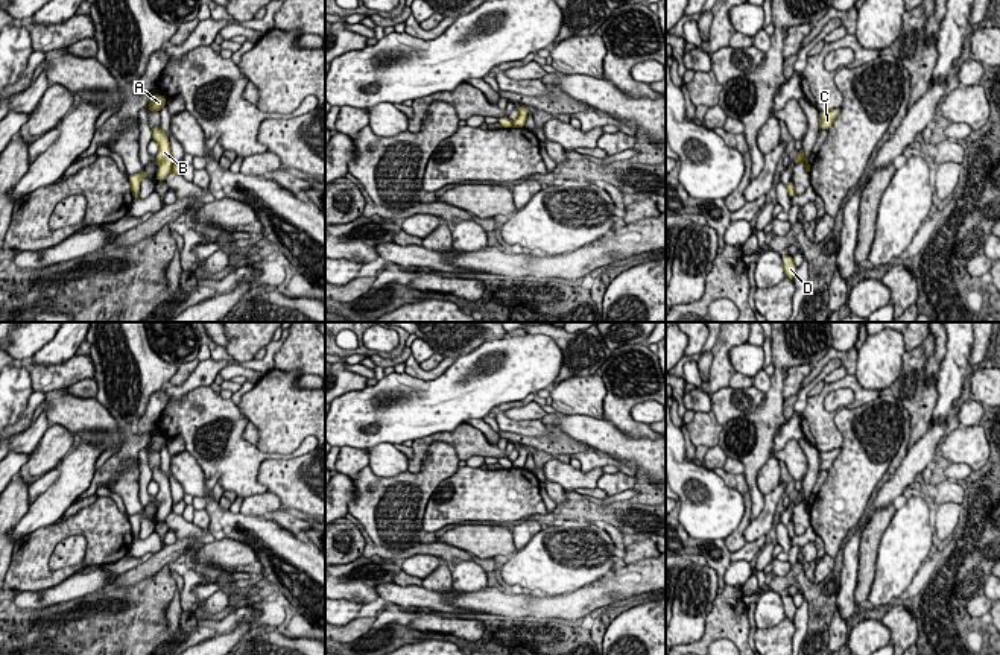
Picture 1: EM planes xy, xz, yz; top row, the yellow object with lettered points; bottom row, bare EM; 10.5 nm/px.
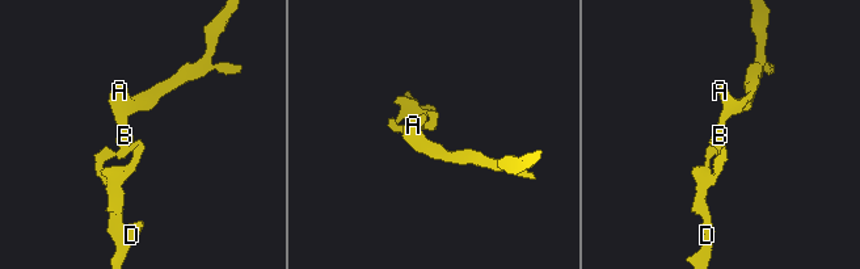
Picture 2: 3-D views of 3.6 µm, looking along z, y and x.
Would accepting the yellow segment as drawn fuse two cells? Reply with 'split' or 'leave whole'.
split

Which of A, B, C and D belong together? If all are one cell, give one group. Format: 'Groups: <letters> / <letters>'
Groups: A B C / D

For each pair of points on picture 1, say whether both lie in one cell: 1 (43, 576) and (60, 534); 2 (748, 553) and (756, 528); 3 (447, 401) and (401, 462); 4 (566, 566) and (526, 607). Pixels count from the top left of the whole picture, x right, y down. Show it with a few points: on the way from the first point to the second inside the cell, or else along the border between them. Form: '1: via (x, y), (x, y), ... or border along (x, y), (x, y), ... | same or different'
1: via (41, 566), (41, 550), (49, 543) | same
2: border along (765, 534), (746, 543) | different
3: border along (394, 444), (376, 444), (363, 449) | different
4: border along (582, 585), (573, 591), (547, 596) | different

